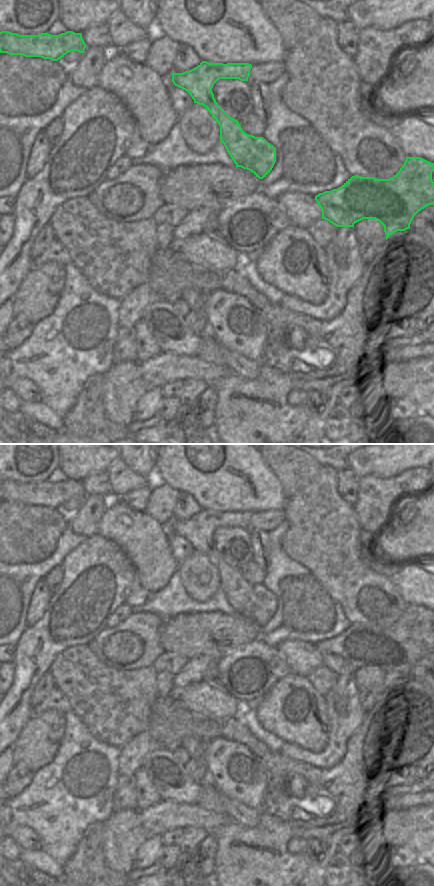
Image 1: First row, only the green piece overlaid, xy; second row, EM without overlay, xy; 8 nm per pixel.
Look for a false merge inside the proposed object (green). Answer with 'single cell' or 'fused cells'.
single cell

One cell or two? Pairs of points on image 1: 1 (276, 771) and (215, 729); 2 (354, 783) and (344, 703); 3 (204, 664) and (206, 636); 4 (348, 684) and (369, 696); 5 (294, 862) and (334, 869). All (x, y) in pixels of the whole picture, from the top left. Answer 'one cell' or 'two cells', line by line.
1: one cell
2: two cells
3: two cells
4: two cells
5: two cells

